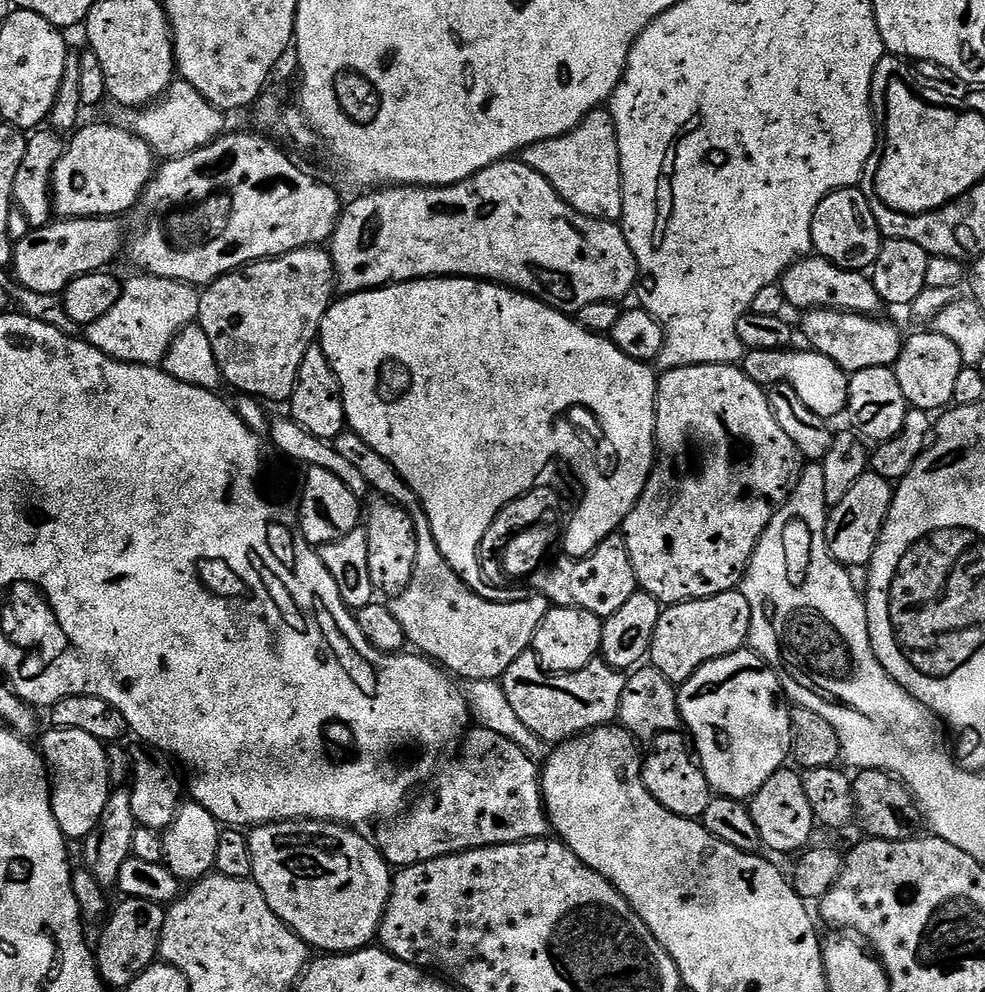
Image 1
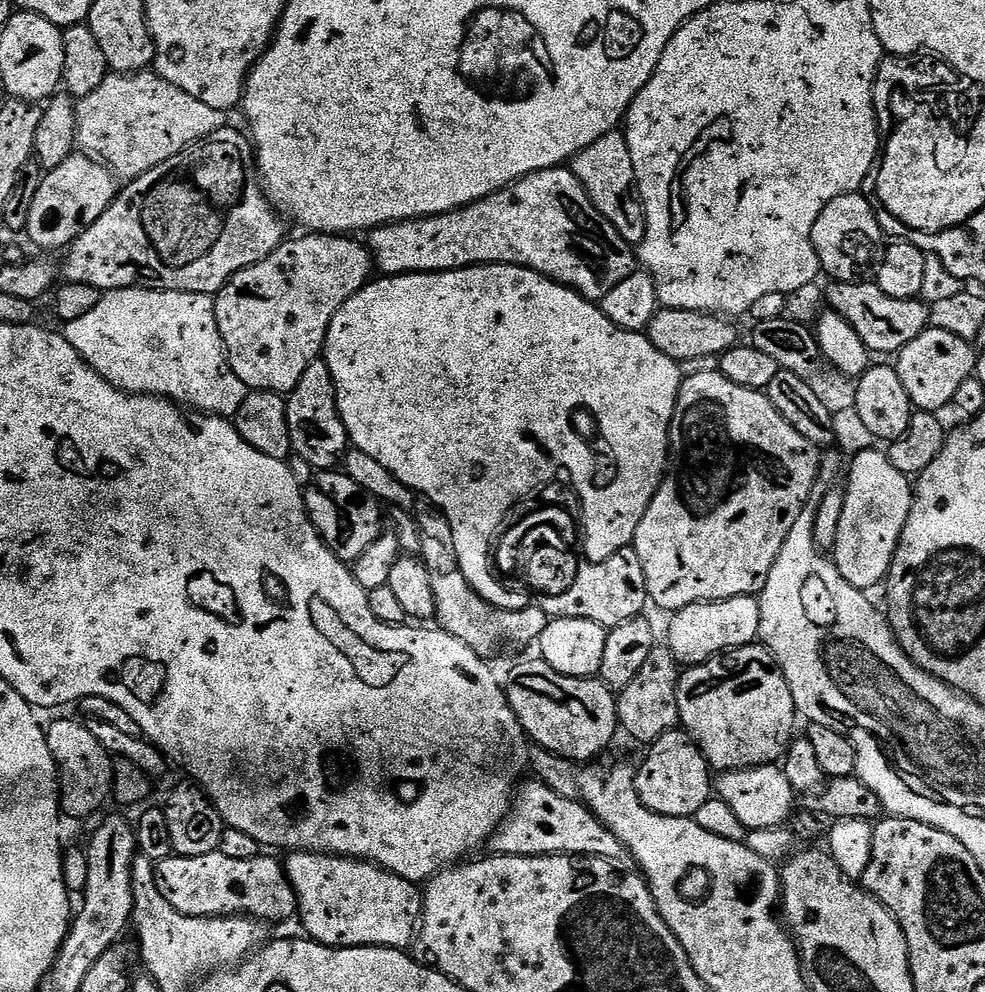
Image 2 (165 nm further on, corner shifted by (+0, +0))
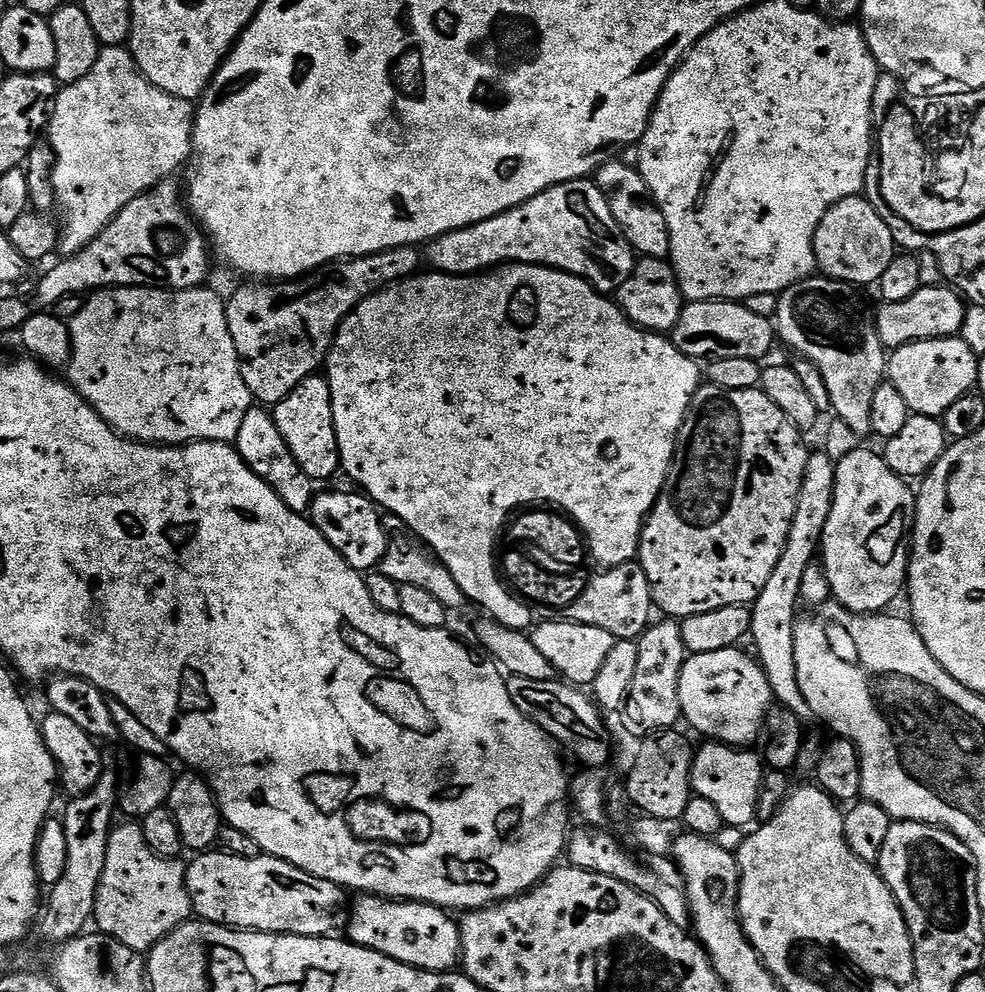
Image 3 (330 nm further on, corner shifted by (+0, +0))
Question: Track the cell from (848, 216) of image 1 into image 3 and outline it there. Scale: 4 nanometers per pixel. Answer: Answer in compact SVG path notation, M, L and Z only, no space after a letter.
M858 195L838 202L822 218L814 238L814 254L817 269L831 280L853 286L875 285L897 256L898 245L890 234L890 226L878 218L878 210L863 195Z

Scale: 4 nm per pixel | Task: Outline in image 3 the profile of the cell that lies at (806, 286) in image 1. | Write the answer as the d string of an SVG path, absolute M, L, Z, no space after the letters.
M951 286L920 287L906 302L884 302L874 312L874 323L878 338L884 343L885 349L895 350L923 340L947 340L961 335L965 301L961 293Z

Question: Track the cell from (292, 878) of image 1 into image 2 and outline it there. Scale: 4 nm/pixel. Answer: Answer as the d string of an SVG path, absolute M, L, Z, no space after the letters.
M293 851L289 860L283 861L284 871L288 874L288 881L292 884L292 889L296 895L298 905L298 920L304 923L307 939L315 940L318 944L324 944L328 948L399 948L407 949L416 939L418 925L420 922L420 910L422 907L422 892L411 880L404 880L400 876L395 876L393 872L388 872L384 868L378 868L375 864L368 863L367 860L354 860L347 856L329 856L323 852L298 852Z

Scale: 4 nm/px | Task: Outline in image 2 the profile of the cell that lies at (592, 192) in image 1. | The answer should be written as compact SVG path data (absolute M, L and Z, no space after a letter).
M623 131L608 132L598 142L586 146L586 150L572 157L570 167L578 182L582 182L590 202L616 227L625 242L640 245L646 234L646 214L635 189L634 162Z

